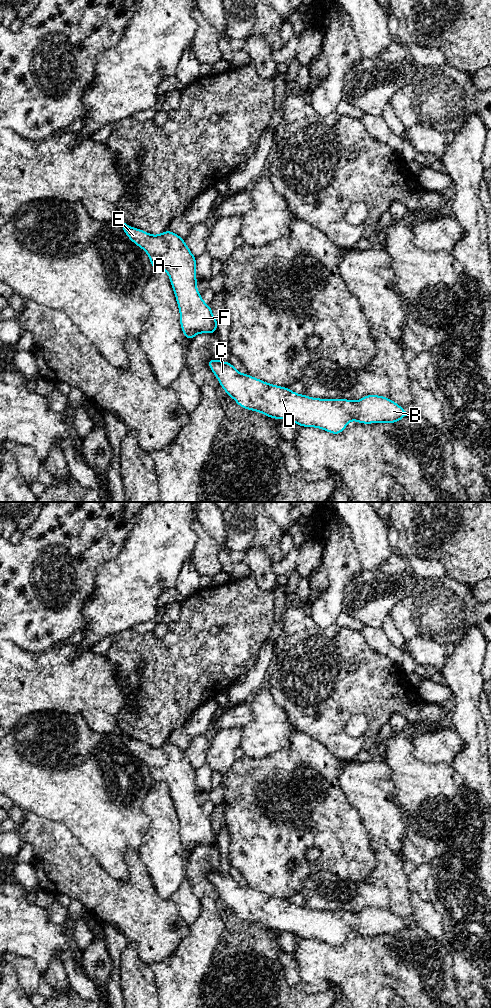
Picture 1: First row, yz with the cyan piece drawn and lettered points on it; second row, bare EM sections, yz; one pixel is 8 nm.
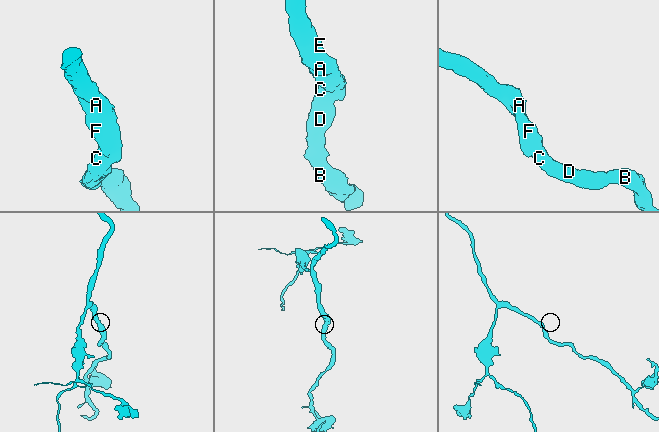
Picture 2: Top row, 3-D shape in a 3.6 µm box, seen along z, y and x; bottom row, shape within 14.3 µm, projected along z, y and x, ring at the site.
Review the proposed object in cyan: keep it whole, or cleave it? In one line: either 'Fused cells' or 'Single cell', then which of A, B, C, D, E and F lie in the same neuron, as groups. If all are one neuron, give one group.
Single cell. Groups: A B C D E F

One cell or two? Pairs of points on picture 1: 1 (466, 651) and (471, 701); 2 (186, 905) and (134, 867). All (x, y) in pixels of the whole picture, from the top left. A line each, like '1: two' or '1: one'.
1: one
2: two

